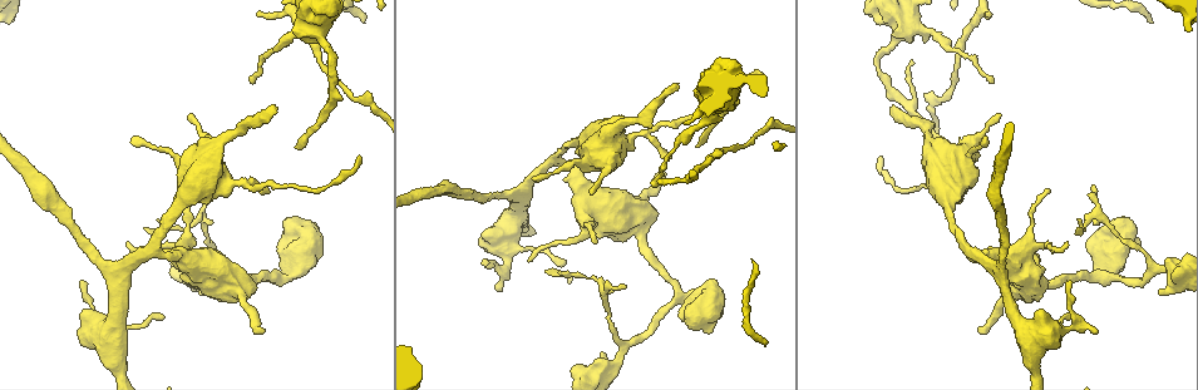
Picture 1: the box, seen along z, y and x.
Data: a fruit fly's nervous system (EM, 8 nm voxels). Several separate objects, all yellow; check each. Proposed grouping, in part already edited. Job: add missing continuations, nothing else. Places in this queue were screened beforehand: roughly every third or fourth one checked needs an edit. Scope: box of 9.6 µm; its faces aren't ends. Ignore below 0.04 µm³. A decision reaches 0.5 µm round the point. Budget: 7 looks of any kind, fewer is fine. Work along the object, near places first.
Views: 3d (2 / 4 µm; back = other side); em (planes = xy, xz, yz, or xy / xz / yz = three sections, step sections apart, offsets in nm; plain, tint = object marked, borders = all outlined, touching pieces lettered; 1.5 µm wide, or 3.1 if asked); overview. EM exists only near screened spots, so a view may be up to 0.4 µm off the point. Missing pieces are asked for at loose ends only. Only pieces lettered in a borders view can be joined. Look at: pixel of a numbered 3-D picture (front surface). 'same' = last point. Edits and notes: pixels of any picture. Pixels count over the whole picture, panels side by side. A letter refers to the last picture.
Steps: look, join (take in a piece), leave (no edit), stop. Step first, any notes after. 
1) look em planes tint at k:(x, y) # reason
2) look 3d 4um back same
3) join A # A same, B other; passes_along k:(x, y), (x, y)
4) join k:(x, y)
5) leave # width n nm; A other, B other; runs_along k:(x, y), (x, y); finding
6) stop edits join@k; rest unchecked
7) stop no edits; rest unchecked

look em yz step 4 borders at 1:(264, 330) # free end

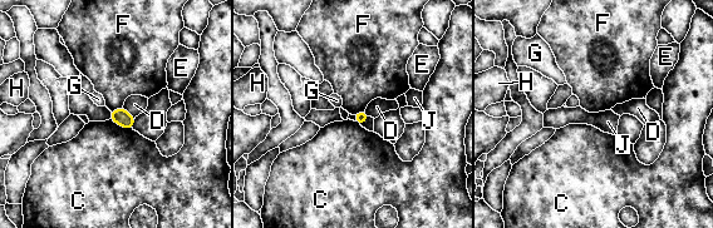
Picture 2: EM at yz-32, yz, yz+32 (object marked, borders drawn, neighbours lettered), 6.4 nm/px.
look em xz step 4 borders same # cut it another way

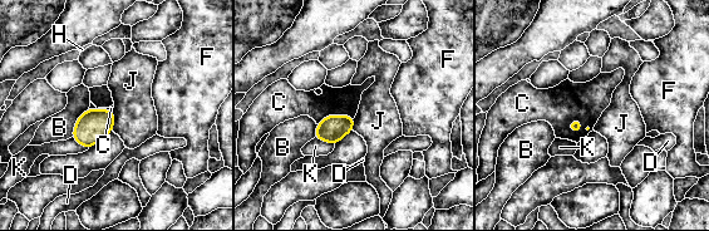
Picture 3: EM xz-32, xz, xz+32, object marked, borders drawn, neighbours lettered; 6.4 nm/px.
leave # longest_contact C 240 nm; B other, C other, D other, F other, H other, J other, K other; border 3:(112, 111), (113, 131); no lettered piece goes on from it

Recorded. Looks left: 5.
look 3d 2um at 1:(994, 81) # thin end

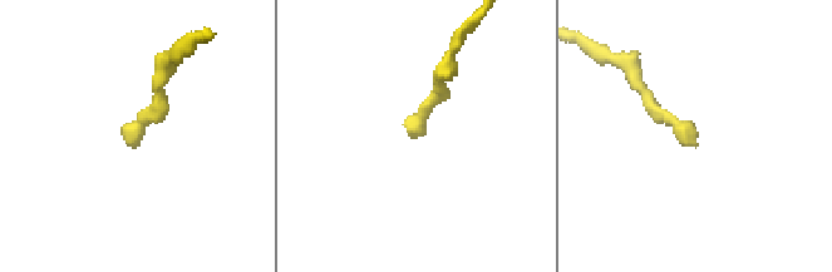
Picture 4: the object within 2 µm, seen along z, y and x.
look em xz step 8 borders at 4:(416, 137)

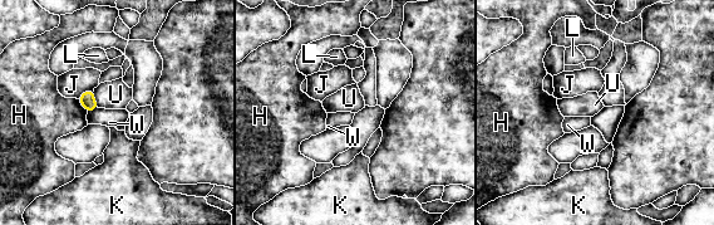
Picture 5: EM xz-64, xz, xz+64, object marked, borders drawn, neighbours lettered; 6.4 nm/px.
look em planes borders same

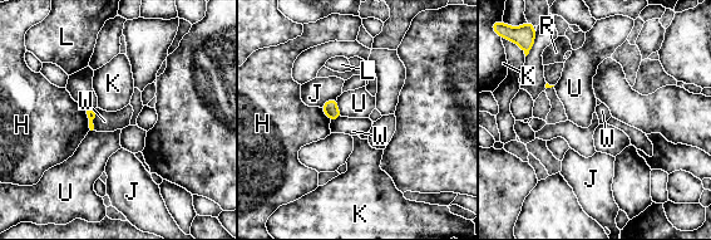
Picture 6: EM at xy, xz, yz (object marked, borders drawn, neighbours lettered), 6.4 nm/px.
leave # H other, J other, K other, L other, R other, U other, W other; border 6:(94, 109), (92, 130); no lettered piece goes on from it

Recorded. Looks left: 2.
look em yz step 4 borders at 1:(925, 41) # stops while still wide

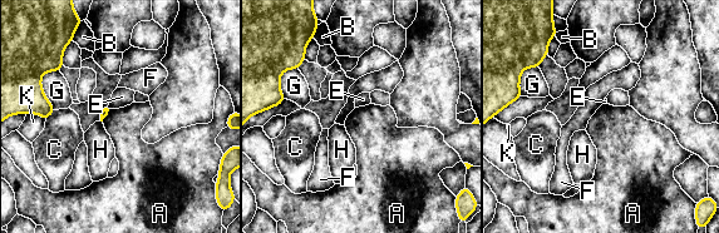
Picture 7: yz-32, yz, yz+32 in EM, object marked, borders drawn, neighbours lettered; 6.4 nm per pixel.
look em planes borders same

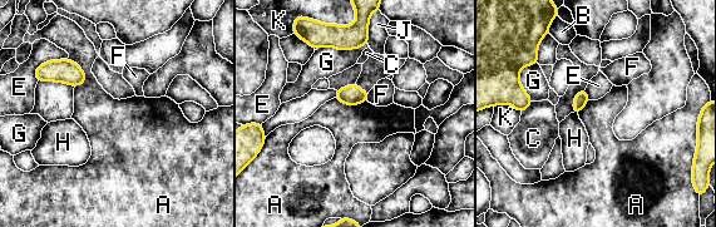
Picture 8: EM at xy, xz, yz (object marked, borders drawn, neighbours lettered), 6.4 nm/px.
leave # A other, B other, C other, E other, F other, G other, H other, J other, K other; border 8:(67, 59), (83, 72), (83, 84); none of them fits

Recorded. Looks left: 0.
stop no edits; rest unchecked

